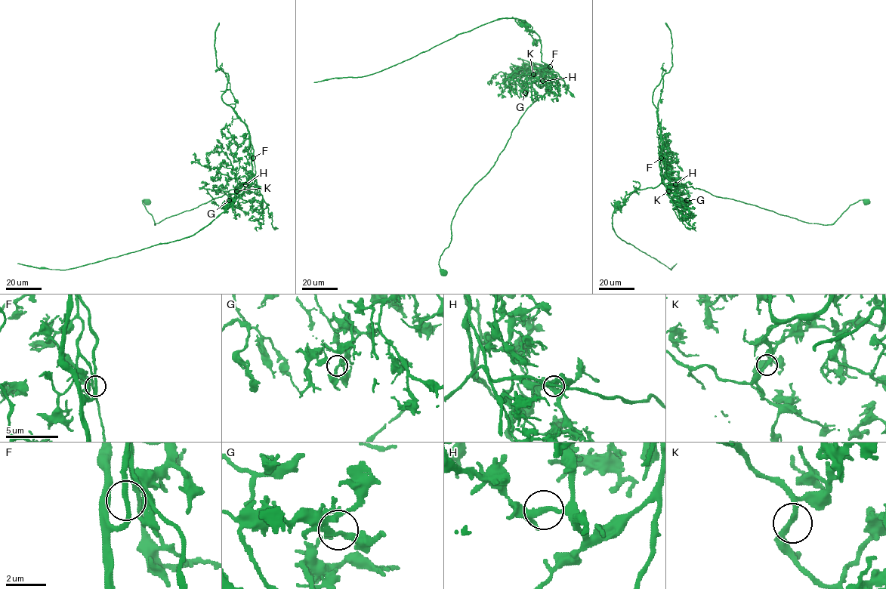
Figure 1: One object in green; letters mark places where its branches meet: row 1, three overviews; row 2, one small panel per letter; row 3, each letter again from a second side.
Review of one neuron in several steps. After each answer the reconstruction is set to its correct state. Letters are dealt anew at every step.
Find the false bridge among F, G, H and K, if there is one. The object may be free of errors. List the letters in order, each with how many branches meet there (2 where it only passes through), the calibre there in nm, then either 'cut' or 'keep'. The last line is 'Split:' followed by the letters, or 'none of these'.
F: 2 | 240 nm | keep
G: 2 | 240 nm | keep
H: 2 | 280 nm | cut
K: 2 | 260 nm | keep
Split: H

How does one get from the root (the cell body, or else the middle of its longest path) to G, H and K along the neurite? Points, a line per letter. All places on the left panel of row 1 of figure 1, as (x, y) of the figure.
G: (146, 202), (155, 225), (231, 189), (255, 184), (242, 183), (233, 194), (225, 191), (229, 200)
H: (146, 202), (142, 201), (152, 216), (155, 225), (166, 217), (220, 197), (231, 189), (255, 184), (246, 184)
K: (146, 202), (142, 201), (155, 225), (220, 197), (231, 189), (255, 184), (242, 183), (236, 191)

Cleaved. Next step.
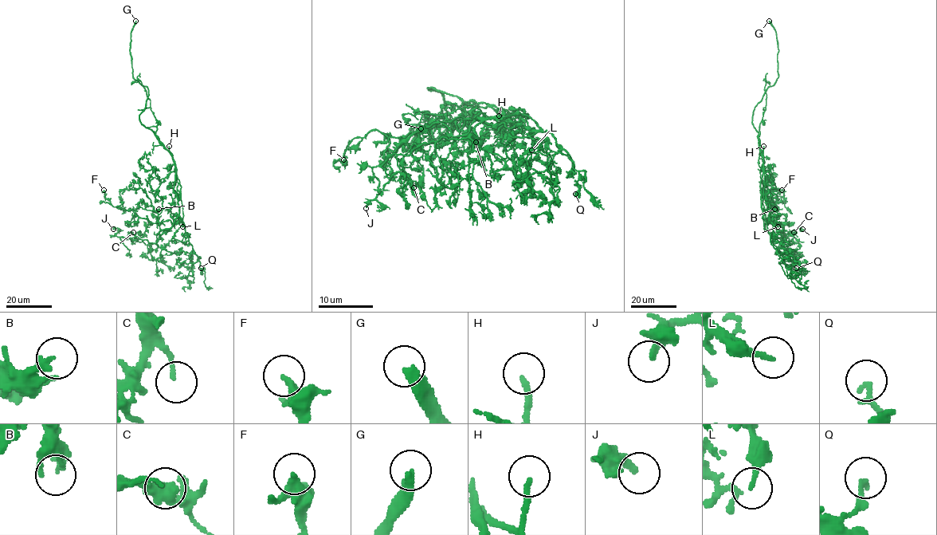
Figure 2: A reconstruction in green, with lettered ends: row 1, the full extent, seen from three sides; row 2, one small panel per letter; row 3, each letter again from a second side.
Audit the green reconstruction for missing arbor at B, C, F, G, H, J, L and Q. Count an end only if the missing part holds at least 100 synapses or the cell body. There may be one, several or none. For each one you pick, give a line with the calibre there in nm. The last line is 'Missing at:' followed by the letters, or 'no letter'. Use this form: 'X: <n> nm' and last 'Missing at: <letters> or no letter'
G: 340 nm
H: 170 nm
Missing at: G, H

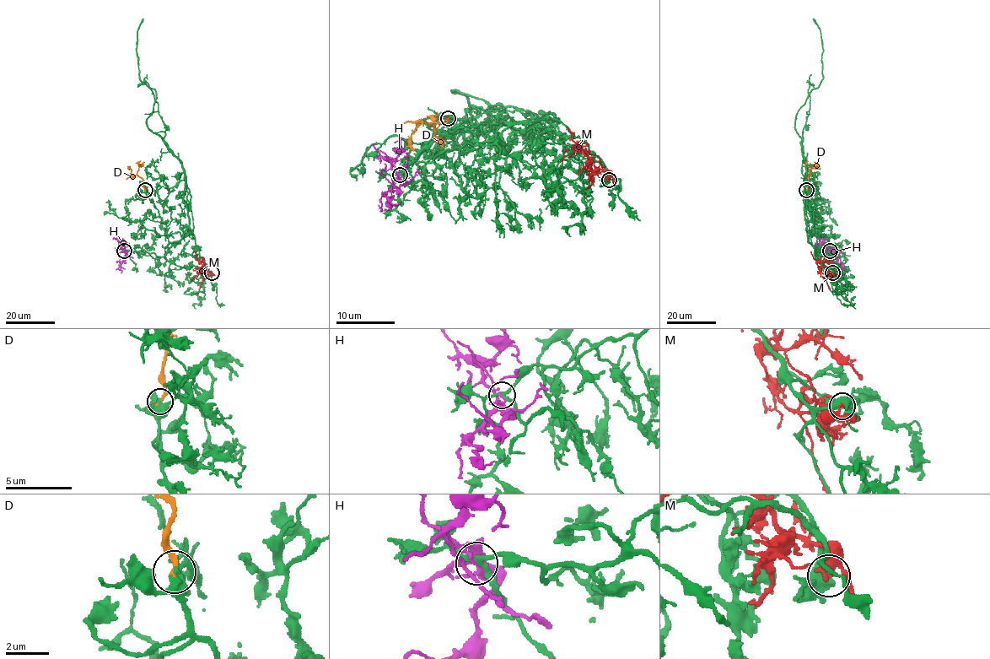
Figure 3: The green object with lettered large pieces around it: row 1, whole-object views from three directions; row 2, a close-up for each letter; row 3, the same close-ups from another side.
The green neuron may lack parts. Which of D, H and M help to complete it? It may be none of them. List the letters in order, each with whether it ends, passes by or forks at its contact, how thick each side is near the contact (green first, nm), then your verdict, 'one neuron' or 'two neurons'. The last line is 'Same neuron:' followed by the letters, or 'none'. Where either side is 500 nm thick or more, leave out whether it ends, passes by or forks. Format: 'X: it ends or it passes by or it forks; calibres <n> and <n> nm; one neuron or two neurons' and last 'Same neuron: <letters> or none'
D: it ends; calibres 340 and 240 nm; one neuron
H: it forks; calibres 190 and 110 nm; two neurons
M: it ends; calibres 480 and 280 nm; two neurons
Same neuron: D

